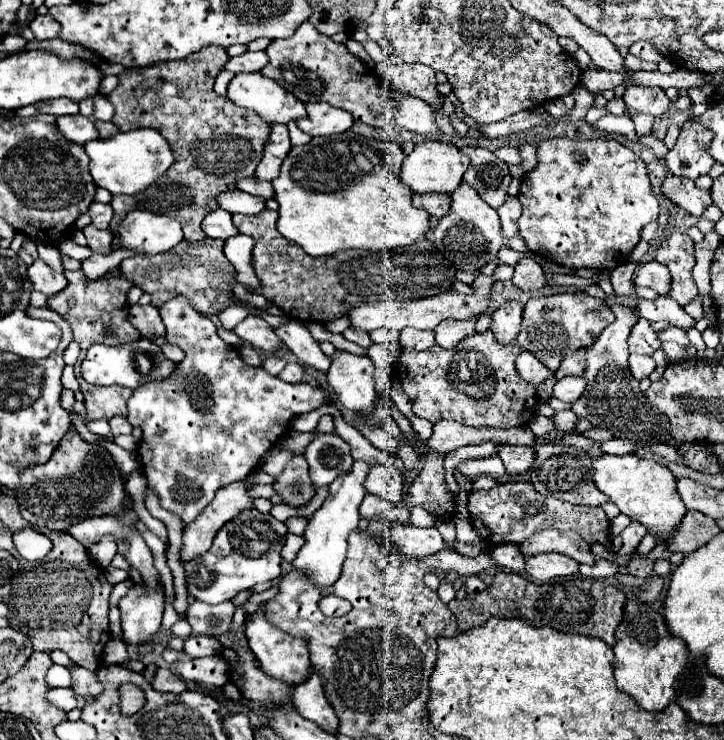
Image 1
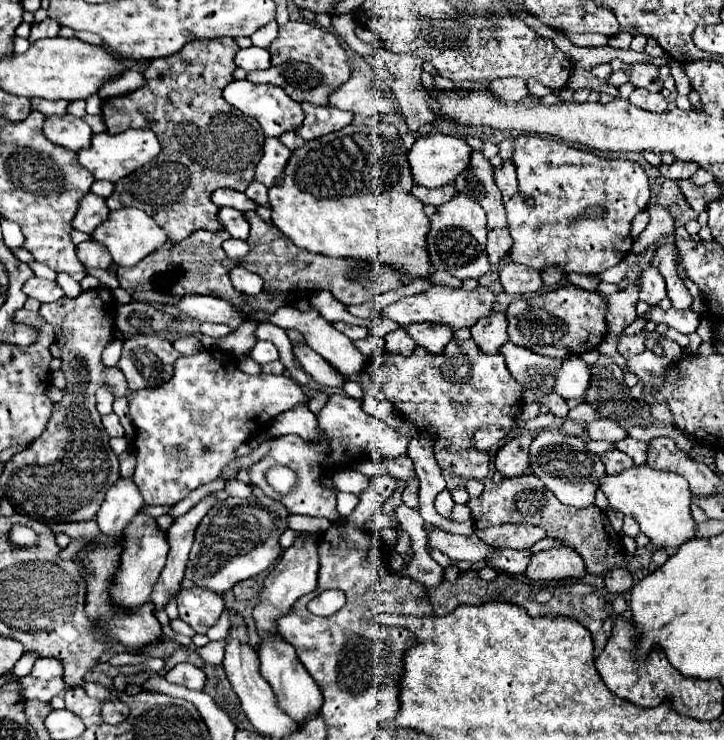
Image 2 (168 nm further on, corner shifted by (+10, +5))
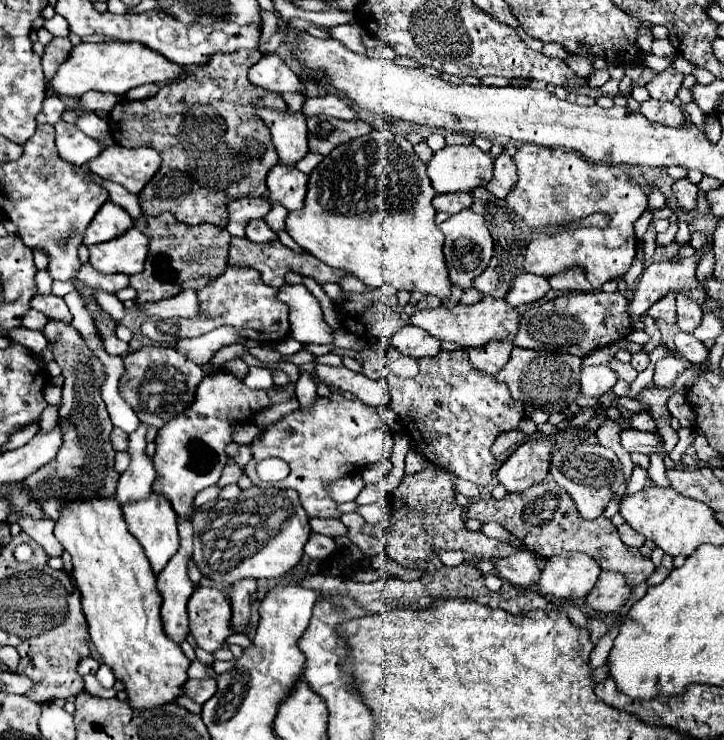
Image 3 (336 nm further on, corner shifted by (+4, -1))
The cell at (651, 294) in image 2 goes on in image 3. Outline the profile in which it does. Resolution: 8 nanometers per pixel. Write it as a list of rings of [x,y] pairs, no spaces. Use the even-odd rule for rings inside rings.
[[[664,296],[656,304],[652,304],[652,308],[648,310],[648,316],[652,316],[654,320],[670,322],[670,324],[676,322],[676,300],[674,300],[674,296]]]

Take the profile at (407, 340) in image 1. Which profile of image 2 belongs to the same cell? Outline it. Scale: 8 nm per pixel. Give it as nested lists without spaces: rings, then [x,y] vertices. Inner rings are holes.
[[[398,328],[398,330],[390,332],[390,334],[386,334],[386,338],[384,338],[384,340],[386,340],[384,348],[386,348],[388,352],[402,354],[402,356],[410,356],[410,354],[414,352],[414,348],[416,348],[414,340],[406,334],[406,330],[404,330],[404,328]]]

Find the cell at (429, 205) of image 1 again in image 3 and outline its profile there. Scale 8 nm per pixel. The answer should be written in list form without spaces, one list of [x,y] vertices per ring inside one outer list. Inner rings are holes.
[[[456,192],[456,194],[436,194],[432,200],[432,206],[436,210],[448,212],[448,214],[456,214],[464,208],[470,208],[472,204],[472,196],[470,192]]]

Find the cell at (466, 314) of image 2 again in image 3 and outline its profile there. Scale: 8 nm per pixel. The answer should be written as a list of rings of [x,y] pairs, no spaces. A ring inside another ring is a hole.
[[[486,296],[476,304],[456,304],[454,308],[440,306],[440,308],[424,308],[416,310],[410,316],[410,324],[424,328],[428,334],[432,334],[438,340],[448,340],[448,342],[458,342],[464,348],[472,346],[484,346],[492,340],[514,340],[518,332],[518,322],[520,314],[516,308],[512,308],[506,300],[496,300],[494,296]]]

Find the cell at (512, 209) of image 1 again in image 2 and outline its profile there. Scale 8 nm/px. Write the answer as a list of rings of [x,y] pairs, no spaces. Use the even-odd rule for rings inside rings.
[[[502,162],[502,166],[494,168],[494,182],[502,192],[504,202],[510,200],[518,192],[518,182],[516,182],[516,168],[512,162]]]

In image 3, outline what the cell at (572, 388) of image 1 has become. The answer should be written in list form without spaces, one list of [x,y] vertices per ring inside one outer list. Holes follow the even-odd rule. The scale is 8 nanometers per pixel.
[[[606,364],[600,366],[582,366],[582,378],[580,378],[580,394],[582,396],[602,396],[606,394],[614,384],[618,376],[614,370],[610,370]]]

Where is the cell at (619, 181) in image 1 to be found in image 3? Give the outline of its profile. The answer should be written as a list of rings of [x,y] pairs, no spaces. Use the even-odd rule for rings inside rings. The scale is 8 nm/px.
[[[520,144],[516,148],[516,154],[512,156],[512,160],[518,168],[518,184],[506,196],[506,202],[534,230],[532,240],[526,248],[524,262],[522,262],[524,272],[550,278],[554,274],[562,274],[562,272],[580,268],[586,274],[586,278],[590,280],[590,284],[596,290],[600,290],[604,282],[614,280],[630,270],[634,256],[636,256],[634,222],[648,210],[648,196],[638,182],[634,182],[620,166],[592,164],[592,162],[580,158],[578,154],[562,150],[562,148],[540,148],[536,144]],[[594,212],[606,212],[608,216],[612,216],[612,224],[608,228],[562,228],[566,222],[576,220],[580,216],[594,214]],[[550,226],[558,226],[558,230],[548,232]],[[542,228],[546,232],[540,232]]]

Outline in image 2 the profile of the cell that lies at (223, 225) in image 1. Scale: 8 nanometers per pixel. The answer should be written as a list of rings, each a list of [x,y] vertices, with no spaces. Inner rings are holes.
[[[222,208],[220,214],[222,218],[222,224],[224,224],[224,230],[230,232],[232,238],[240,238],[240,240],[246,240],[248,238],[248,232],[250,232],[250,224],[244,216],[244,212],[240,210],[234,210],[234,208]]]

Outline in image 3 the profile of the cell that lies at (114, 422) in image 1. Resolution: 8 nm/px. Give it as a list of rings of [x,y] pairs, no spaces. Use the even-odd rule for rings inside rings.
[[[114,428],[110,438],[112,438],[112,444],[114,444],[114,450],[126,450],[128,448],[128,434],[124,430]]]

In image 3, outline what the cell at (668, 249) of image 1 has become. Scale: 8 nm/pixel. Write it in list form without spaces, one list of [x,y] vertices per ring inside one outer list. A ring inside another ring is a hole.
[[[680,294],[676,296],[676,310],[678,310],[678,318],[676,318],[676,324],[682,332],[694,332],[694,328],[700,324],[702,320],[702,308],[694,302],[694,300],[688,300],[688,296]]]

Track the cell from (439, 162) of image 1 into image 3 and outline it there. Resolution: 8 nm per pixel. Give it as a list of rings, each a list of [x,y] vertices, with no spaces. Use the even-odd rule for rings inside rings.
[[[444,146],[428,162],[428,176],[438,194],[470,192],[492,180],[492,156],[478,146]]]

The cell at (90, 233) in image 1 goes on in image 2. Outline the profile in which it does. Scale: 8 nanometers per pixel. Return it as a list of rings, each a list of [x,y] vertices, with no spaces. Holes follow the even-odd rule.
[[[89,239],[76,246],[76,254],[79,261],[90,268],[101,268],[108,270],[113,261],[104,246]]]

